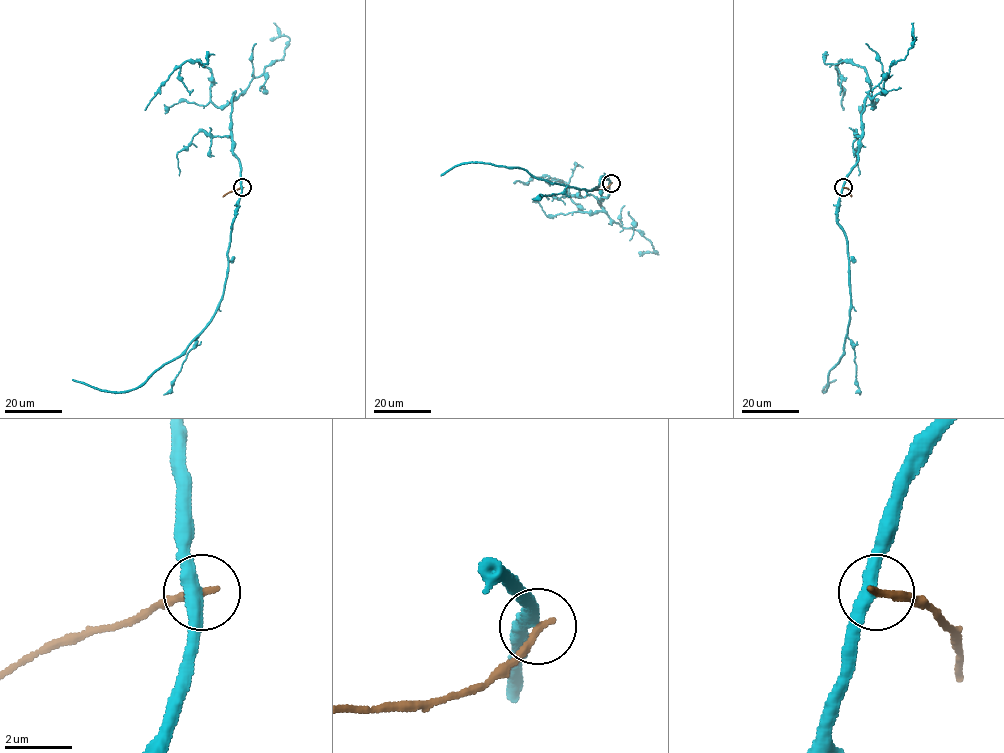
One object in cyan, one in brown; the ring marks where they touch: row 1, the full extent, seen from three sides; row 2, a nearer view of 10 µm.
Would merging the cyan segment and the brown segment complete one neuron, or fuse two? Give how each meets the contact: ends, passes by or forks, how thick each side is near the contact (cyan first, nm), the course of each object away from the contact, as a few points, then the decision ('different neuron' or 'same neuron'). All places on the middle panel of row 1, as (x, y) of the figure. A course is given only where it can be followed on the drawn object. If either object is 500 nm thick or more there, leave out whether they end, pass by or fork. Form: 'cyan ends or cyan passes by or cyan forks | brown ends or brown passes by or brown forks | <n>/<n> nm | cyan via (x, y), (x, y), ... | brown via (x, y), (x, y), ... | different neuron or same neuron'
cyan passes by | brown ends | 400/240 nm | cyan via (610, 183), (602, 177), (596, 188), (581, 189), (550, 183), (517, 167), (469, 162), (453, 167), (441, 175) | brown via (611, 183), (606, 188), (591, 191) | different neuron

